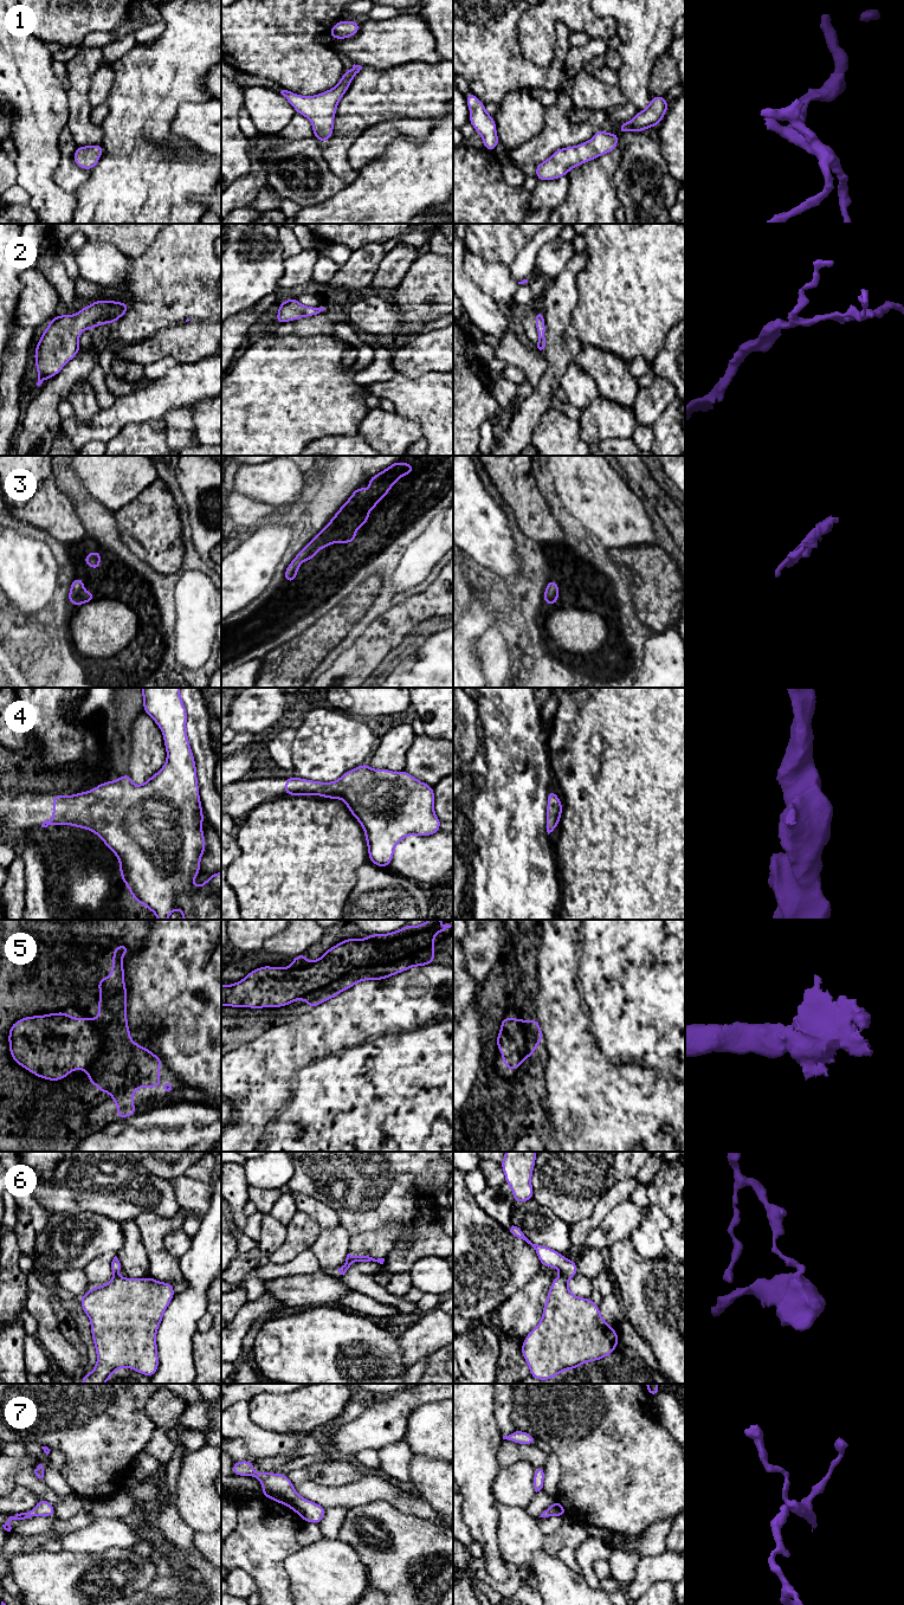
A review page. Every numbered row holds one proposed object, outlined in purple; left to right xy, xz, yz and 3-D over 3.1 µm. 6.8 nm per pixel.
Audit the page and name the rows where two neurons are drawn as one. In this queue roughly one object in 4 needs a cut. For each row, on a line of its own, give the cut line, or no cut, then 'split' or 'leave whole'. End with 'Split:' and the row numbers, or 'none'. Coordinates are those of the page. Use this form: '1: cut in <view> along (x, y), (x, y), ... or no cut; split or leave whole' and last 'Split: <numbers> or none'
1: no cut; leave whole
2: no cut; leave whole
3: no cut; leave whole
4: no cut; leave whole
5: no cut; leave whole
6: cut in yz along (561, 1274), (567, 1280); split
7: no cut; leave whole
Split: 6

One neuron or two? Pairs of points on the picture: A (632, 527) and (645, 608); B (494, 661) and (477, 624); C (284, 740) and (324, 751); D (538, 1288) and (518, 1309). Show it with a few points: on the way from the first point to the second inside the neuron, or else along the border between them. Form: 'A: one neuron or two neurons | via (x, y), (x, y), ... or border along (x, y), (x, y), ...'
A: two neurons | border along (656, 543), (631, 545), (608, 549)
B: two neurons | border along (490, 627), (475, 643), (475, 652), (482, 663)
C: two neurons | border along (295, 724), (291, 771)
D: one neuron | via (535, 1293), (523, 1304)

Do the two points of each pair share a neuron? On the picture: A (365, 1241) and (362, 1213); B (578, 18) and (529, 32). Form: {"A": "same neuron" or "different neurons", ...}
{"A": "different neurons", "B": "same neuron"}

